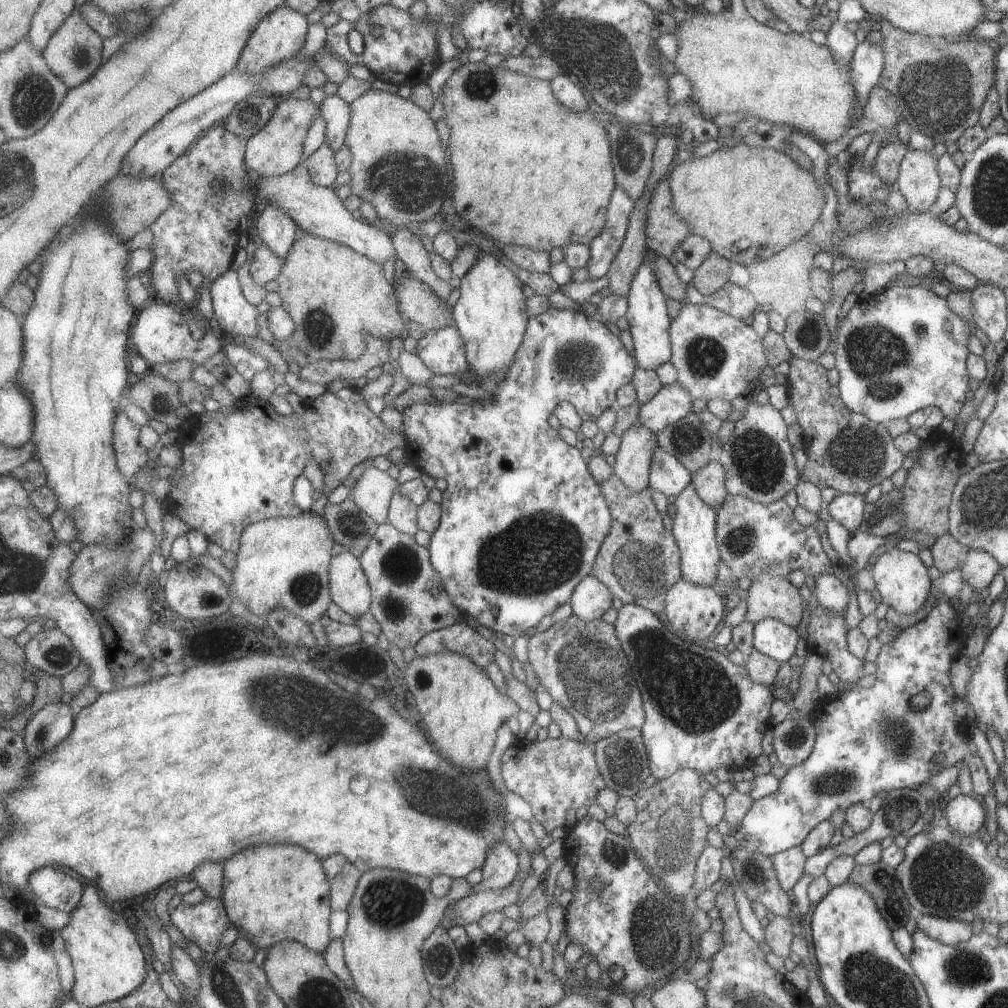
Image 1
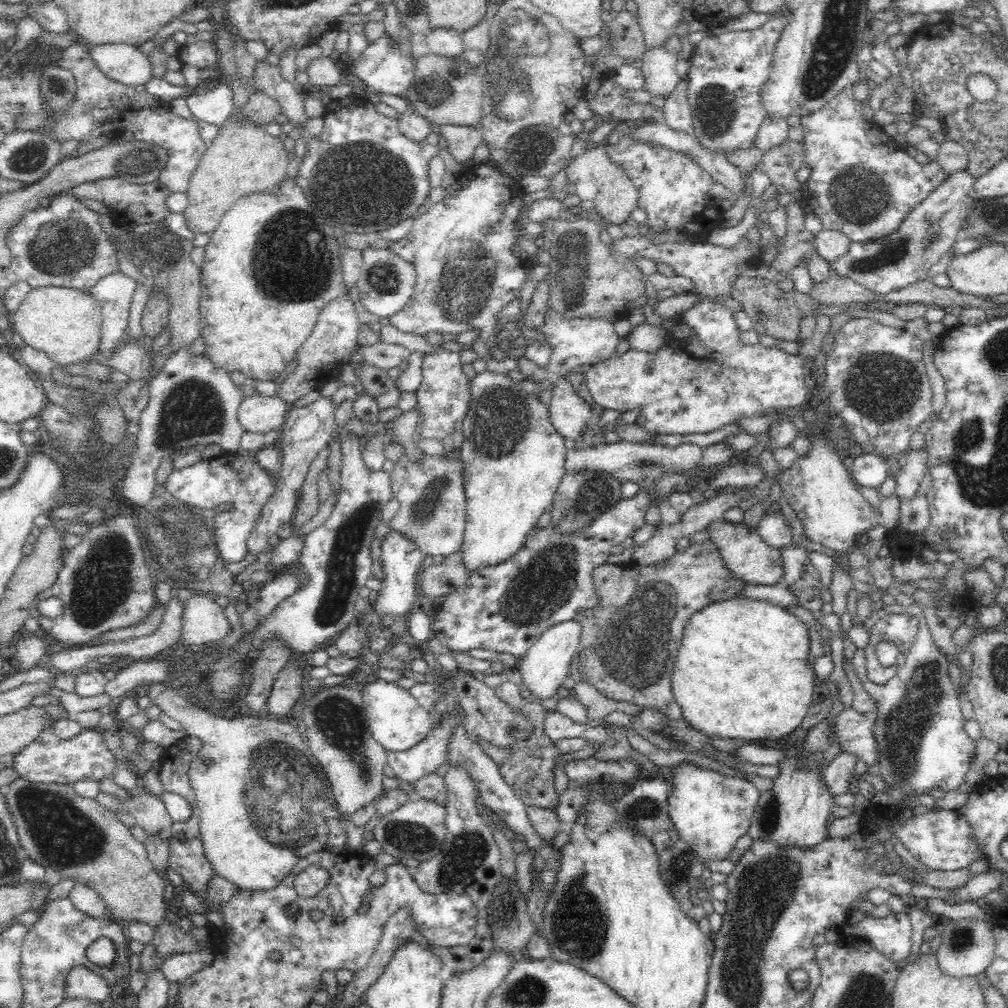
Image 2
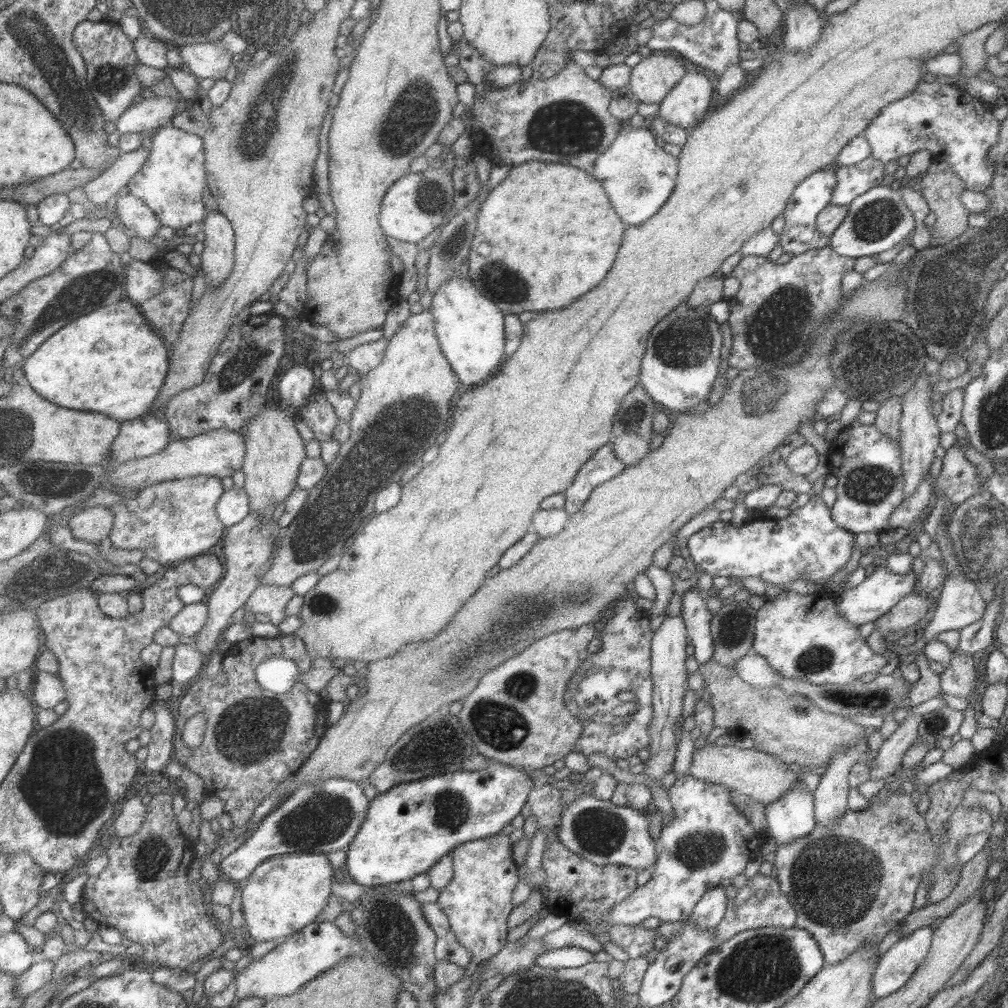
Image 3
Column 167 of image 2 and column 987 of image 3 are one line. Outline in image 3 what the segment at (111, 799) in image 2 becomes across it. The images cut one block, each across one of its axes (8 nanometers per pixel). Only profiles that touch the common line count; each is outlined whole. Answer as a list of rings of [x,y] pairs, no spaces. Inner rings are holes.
[[[889,793],[884,802],[869,800],[868,806],[863,809],[847,809],[831,826],[815,824],[809,834],[777,845],[772,875],[777,879],[779,891],[795,909],[794,926],[811,934],[823,954],[825,964],[834,965],[871,940],[879,943],[891,928],[914,909],[914,895],[921,876],[928,876],[932,881],[927,886],[928,902],[938,903],[945,899],[954,890],[962,868],[955,859],[959,840],[987,831],[991,822],[987,810],[959,805],[951,813],[951,819],[947,819],[943,841],[937,846],[931,841],[923,815],[917,811],[909,793]]]

